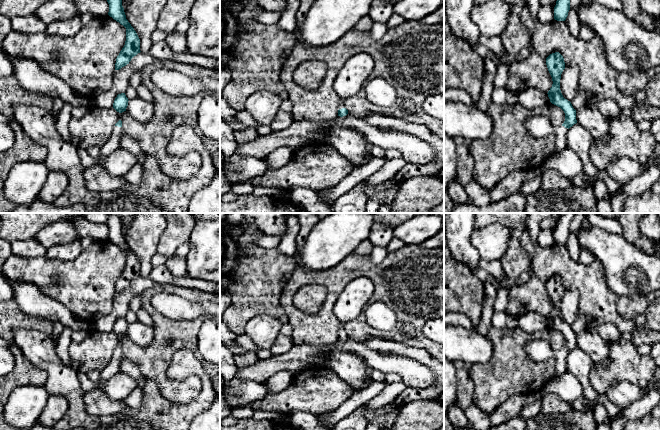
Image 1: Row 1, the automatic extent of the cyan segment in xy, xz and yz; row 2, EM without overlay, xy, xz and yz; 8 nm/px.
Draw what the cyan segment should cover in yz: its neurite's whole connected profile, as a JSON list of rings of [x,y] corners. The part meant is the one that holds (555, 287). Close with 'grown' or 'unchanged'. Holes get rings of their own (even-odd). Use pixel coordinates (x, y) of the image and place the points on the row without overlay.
[[[559,276],[550,278],[546,282],[546,289],[552,301],[552,311],[548,315],[550,326],[560,331],[565,337],[564,347],[554,352],[554,359],[556,362],[555,377],[559,377],[567,372],[566,357],[570,351],[577,347],[576,334],[573,332],[570,325],[565,323],[560,314],[560,303],[563,294],[565,293],[565,286],[563,280]]] | grown

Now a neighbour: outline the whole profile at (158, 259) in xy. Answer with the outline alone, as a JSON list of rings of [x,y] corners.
[[[155,253],[151,258],[151,264],[153,267],[157,267],[159,265],[165,265],[167,258],[159,253]]]

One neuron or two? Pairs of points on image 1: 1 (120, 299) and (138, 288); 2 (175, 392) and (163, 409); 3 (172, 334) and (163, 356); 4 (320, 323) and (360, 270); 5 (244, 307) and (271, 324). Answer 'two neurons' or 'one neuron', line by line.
1: one neuron
2: two neurons
3: one neuron
4: one neuron
5: two neurons

